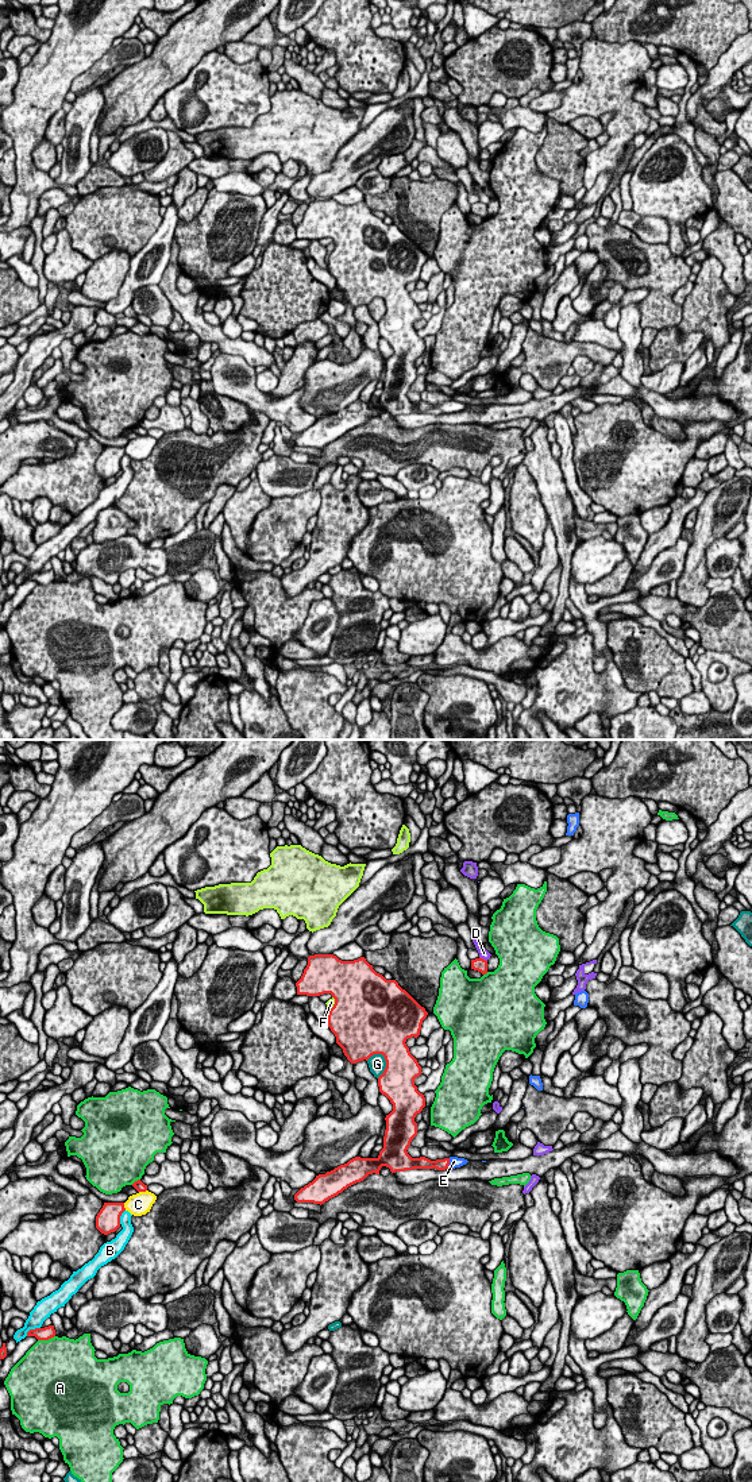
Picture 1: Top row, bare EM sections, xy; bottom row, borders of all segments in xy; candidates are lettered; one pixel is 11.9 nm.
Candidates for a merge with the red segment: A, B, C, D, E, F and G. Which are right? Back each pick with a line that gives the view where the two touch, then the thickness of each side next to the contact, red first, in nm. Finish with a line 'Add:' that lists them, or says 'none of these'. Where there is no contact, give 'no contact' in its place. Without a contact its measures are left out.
E: contact in xy; calibres 130 and 130 nm
Add: E

